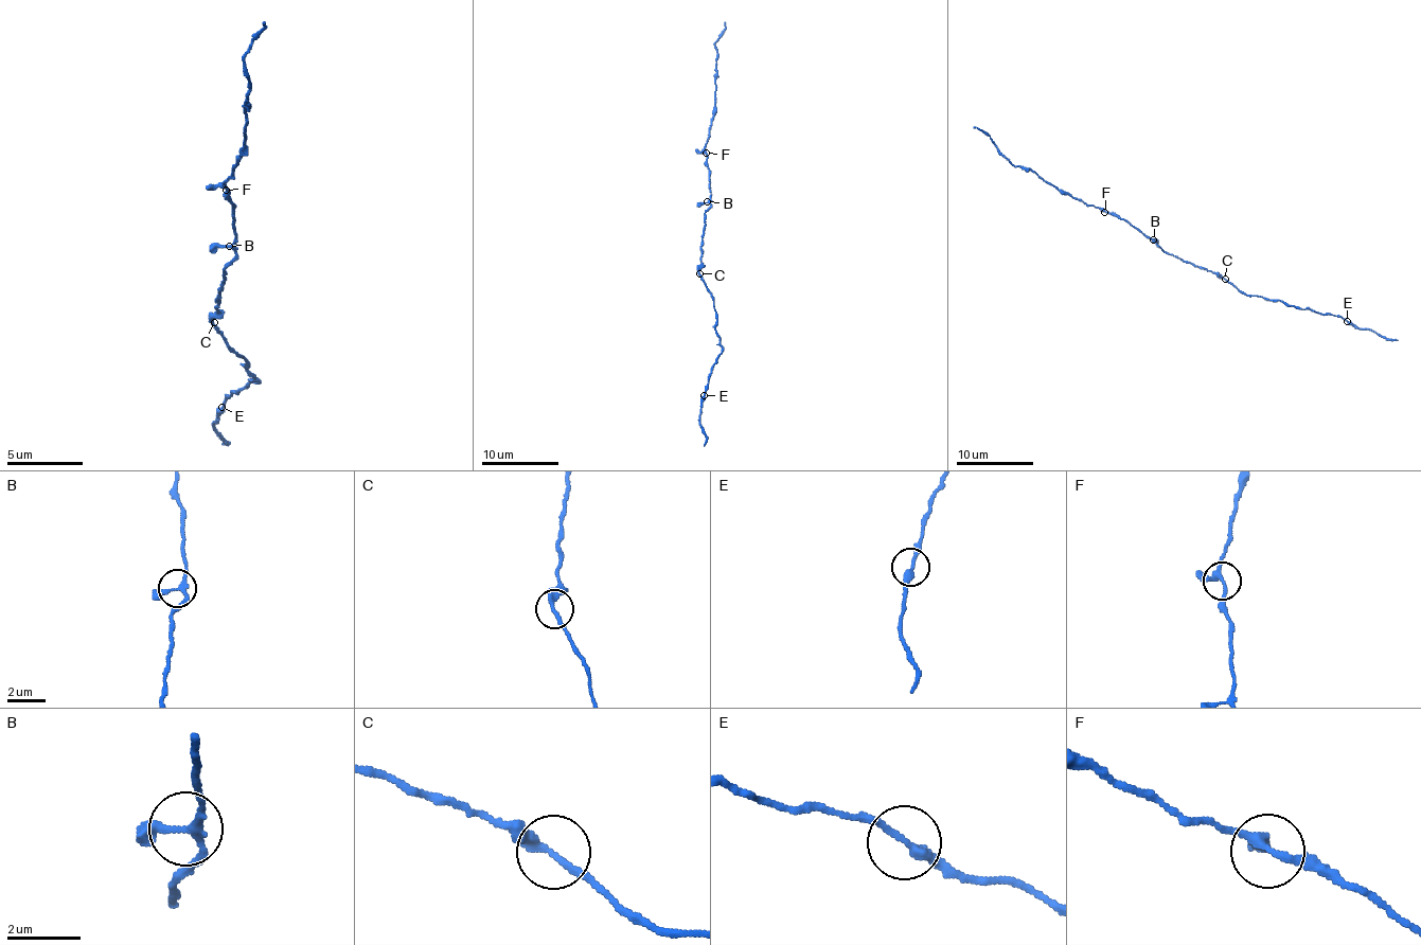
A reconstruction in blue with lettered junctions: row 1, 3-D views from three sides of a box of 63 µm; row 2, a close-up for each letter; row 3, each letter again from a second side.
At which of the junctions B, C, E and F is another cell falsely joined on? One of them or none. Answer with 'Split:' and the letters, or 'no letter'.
Split: F

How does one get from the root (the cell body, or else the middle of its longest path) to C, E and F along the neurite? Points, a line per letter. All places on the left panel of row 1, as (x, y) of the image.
C: (226, 281), (217, 291), (217, 315), (214, 322)
E: (226, 281), (217, 291), (214, 322), (248, 364), (245, 364), (255, 376), (255, 384), (248, 384), (221, 407)
F: (226, 281), (226, 265), (233, 257), (233, 246), (236, 243), (233, 231), (233, 204), (226, 189)

